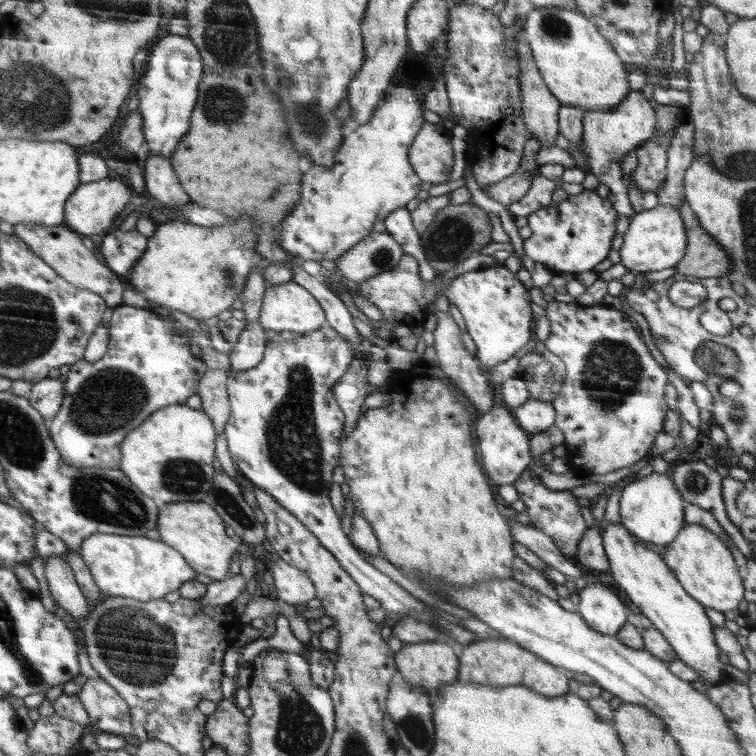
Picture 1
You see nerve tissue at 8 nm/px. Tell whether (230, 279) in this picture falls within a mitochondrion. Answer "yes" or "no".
yes

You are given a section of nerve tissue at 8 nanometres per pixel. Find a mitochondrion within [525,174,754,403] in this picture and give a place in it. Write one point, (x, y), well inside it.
(717, 360)

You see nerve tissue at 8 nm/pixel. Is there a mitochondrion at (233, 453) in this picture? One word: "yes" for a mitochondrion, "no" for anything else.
no

